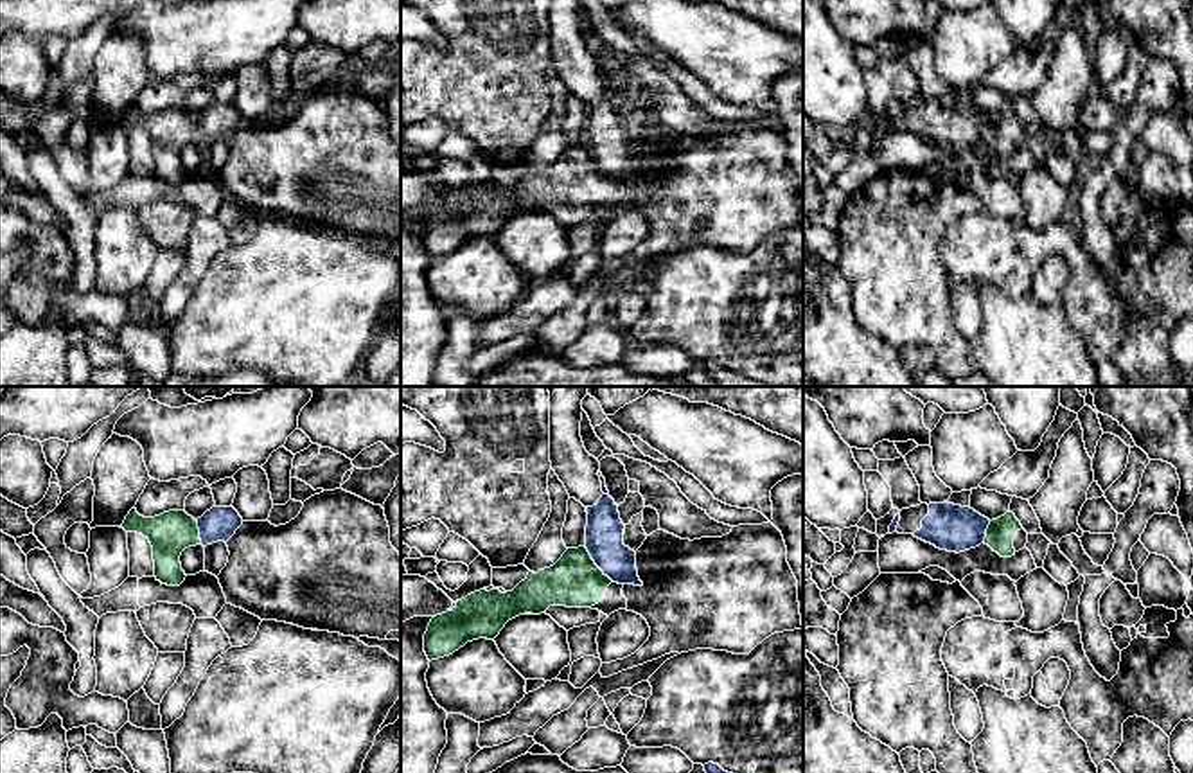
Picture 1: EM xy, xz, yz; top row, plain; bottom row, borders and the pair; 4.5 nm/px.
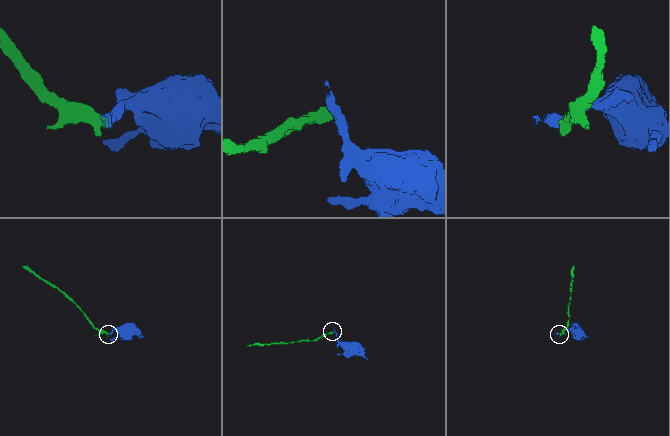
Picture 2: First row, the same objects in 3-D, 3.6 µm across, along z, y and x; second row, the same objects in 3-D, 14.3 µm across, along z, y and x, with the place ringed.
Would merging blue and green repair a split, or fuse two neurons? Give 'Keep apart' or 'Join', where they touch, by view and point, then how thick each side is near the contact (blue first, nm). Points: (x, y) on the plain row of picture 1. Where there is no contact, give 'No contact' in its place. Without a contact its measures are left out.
Keep apart. Touches blue at xz (597, 162). Thickness 180 nm (blue) against 240 nm

